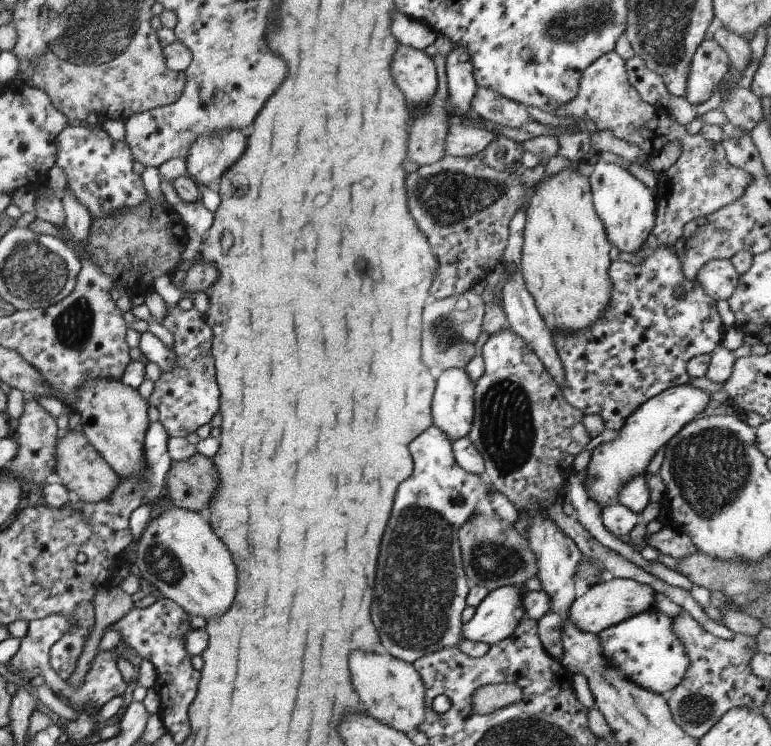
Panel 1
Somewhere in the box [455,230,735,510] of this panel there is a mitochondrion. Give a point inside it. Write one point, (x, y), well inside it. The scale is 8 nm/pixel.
(507, 421)

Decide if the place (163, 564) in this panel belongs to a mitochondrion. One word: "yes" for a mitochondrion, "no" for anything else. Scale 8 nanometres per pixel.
yes

